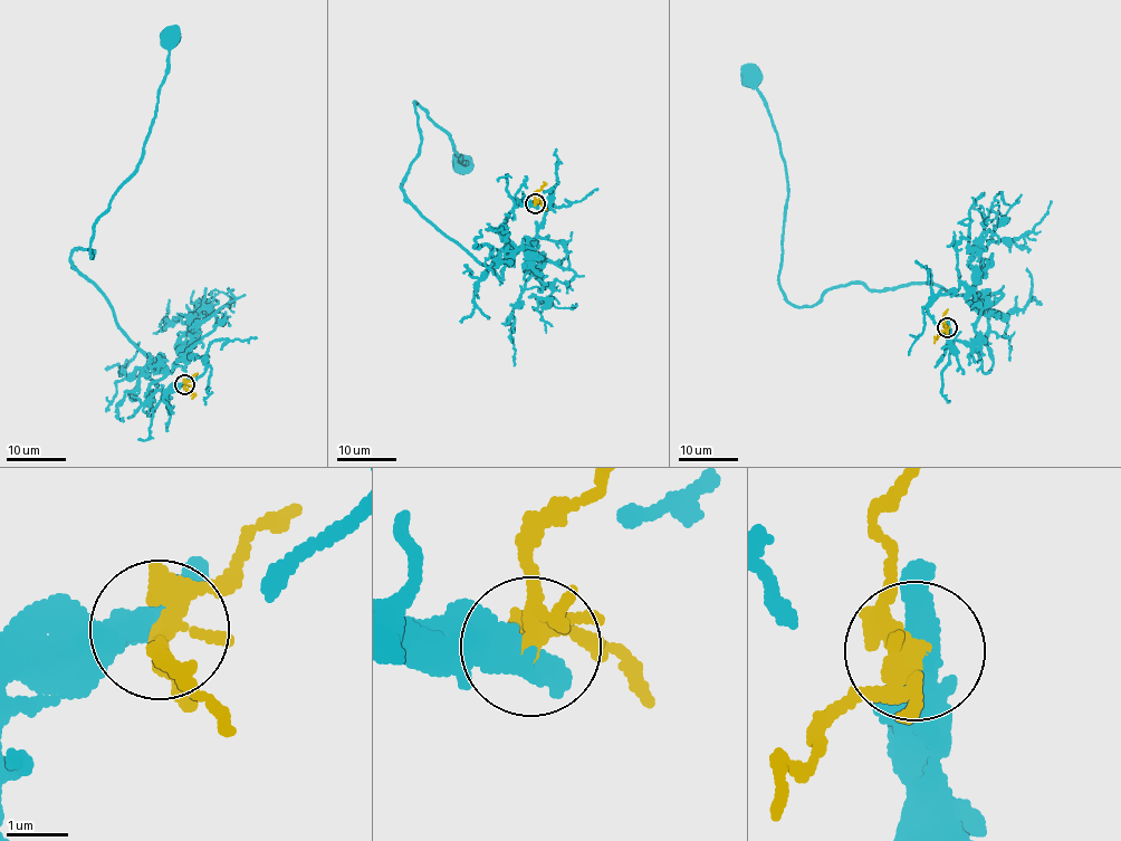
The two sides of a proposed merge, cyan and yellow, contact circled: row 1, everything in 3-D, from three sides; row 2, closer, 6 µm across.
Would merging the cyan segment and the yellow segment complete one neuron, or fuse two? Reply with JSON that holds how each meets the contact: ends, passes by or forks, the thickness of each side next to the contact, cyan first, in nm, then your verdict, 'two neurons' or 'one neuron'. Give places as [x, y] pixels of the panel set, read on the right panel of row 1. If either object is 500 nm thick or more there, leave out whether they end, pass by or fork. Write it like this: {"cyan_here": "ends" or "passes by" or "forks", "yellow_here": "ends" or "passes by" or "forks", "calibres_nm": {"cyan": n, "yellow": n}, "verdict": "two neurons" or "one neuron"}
{"cyan_here": "passes by", "yellow_here": "forks", "calibres_nm": {"cyan": 400, "yellow": 280}, "verdict": "one neuron"}

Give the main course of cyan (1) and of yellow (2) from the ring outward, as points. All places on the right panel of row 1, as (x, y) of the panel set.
1: (947, 327), (954, 342), (975, 338), (1000, 294), (855, 283), (811, 306), (787, 300), (786, 170), (750, 79)
2: (947, 326), (935, 343)

